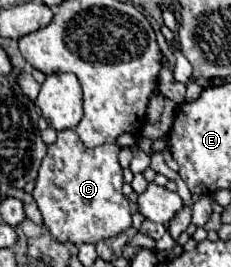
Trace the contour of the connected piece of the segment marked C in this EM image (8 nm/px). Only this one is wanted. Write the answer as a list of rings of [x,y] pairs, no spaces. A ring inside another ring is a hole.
[[[73,129],[57,133],[57,141],[49,145],[47,155],[35,179],[33,197],[43,215],[43,225],[59,243],[97,243],[115,237],[131,227],[129,201],[121,193],[123,173],[117,161],[117,145],[99,145],[87,149]]]

